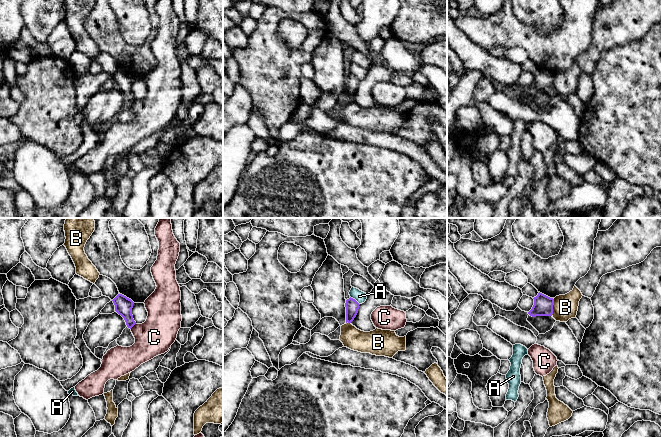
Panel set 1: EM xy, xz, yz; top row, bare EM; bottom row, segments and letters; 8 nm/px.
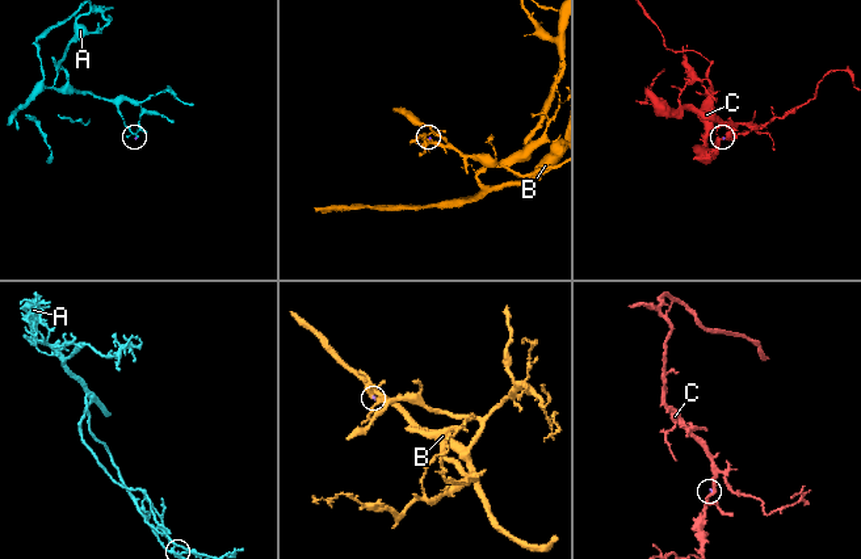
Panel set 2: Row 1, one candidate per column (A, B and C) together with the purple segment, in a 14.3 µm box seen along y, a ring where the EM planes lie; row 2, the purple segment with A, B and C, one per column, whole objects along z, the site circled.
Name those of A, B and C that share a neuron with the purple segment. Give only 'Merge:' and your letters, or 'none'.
Merge: none

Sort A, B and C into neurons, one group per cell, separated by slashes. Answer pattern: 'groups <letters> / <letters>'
groups A / B / C

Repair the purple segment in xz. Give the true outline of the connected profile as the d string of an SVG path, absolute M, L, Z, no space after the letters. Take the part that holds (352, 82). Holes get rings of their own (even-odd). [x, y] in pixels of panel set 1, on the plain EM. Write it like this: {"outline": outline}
{"outline": "M351 73L346 76L346 99L351 99L354 96L358 89L359 81L360 80Z"}

